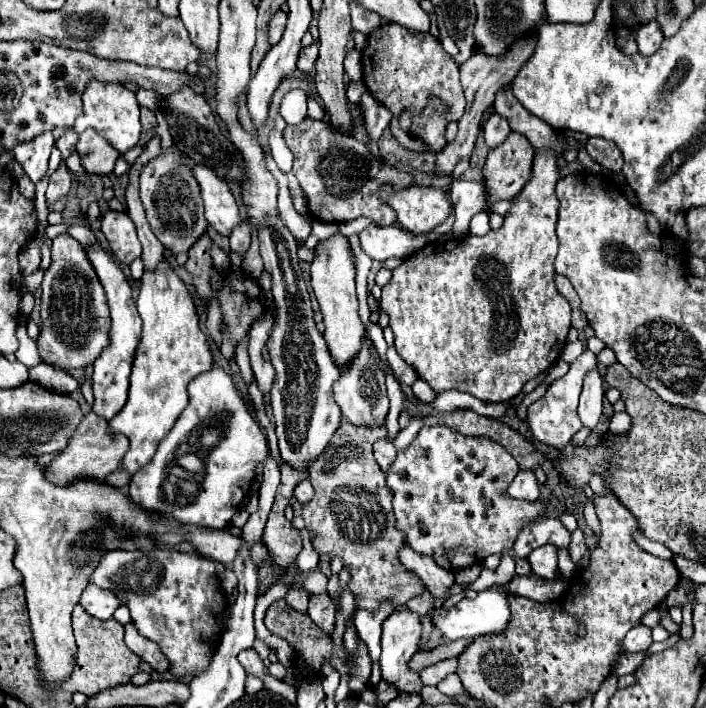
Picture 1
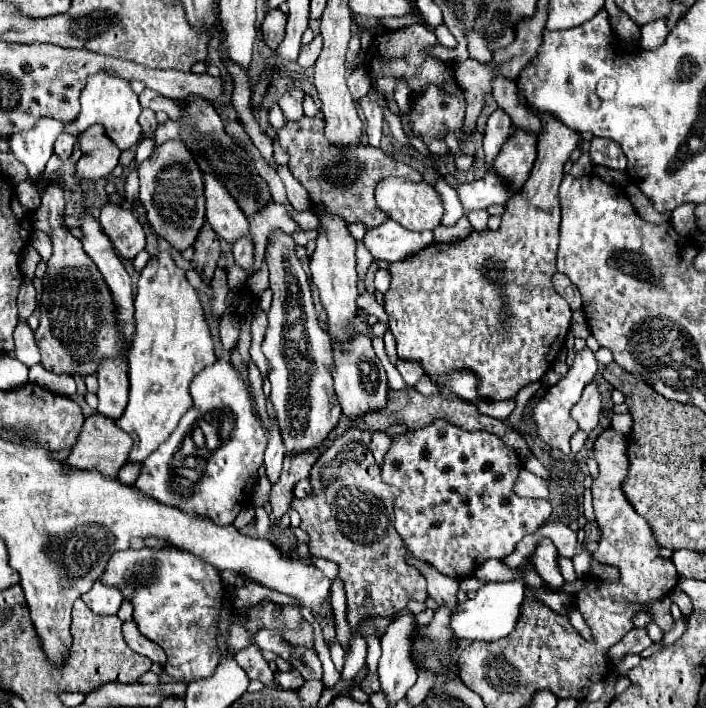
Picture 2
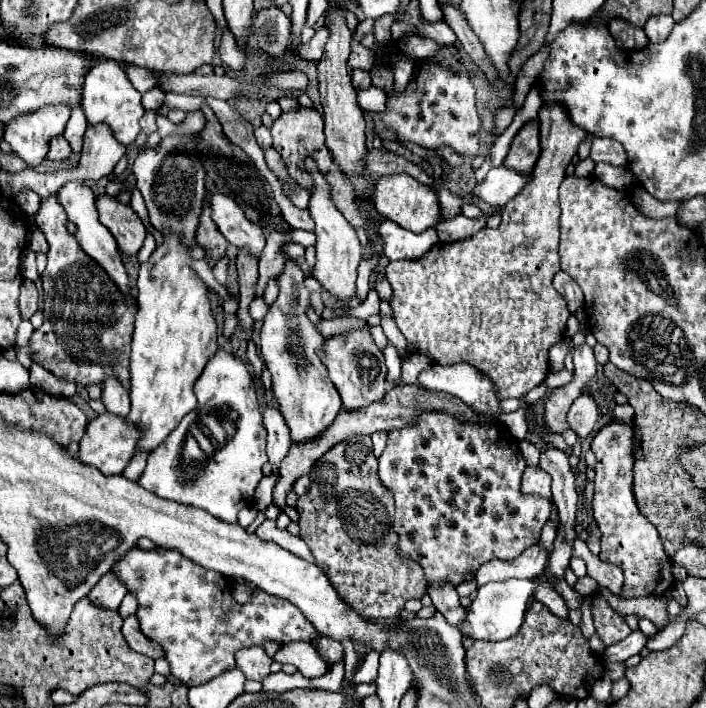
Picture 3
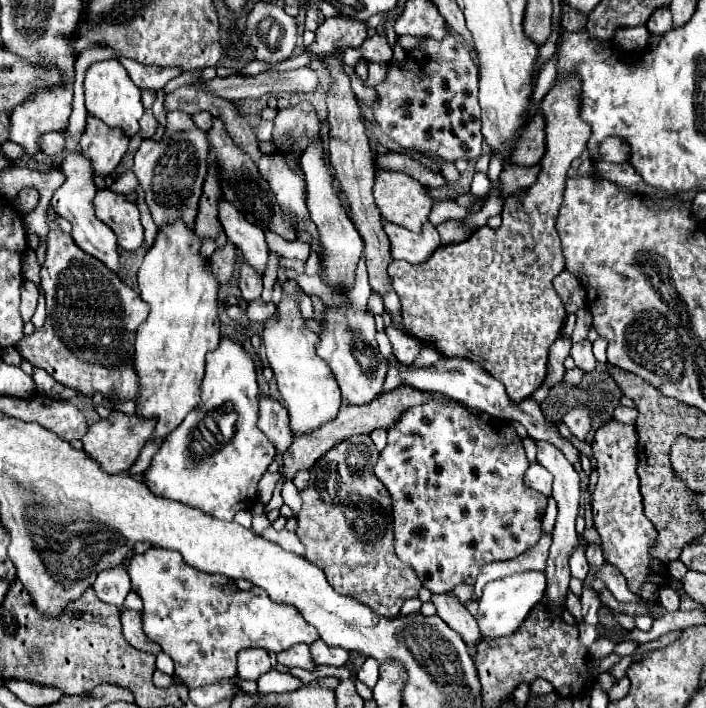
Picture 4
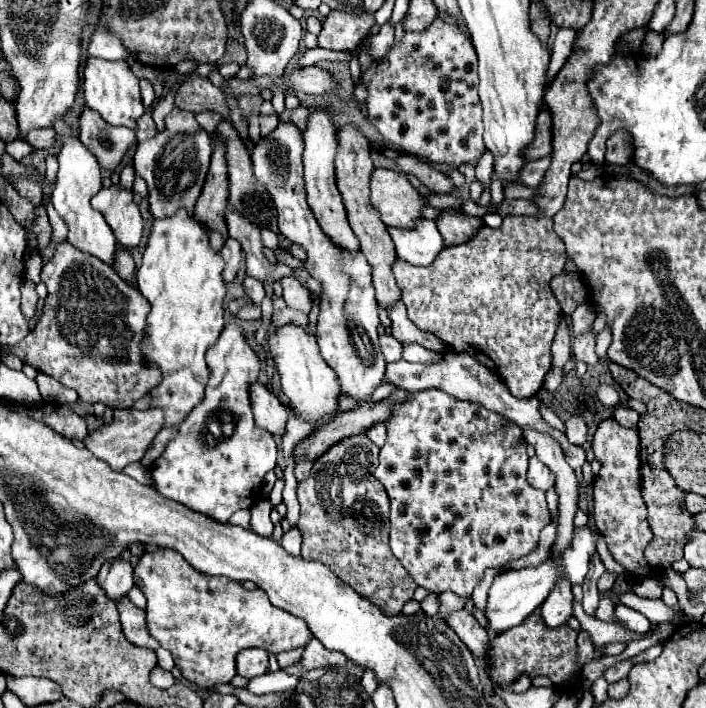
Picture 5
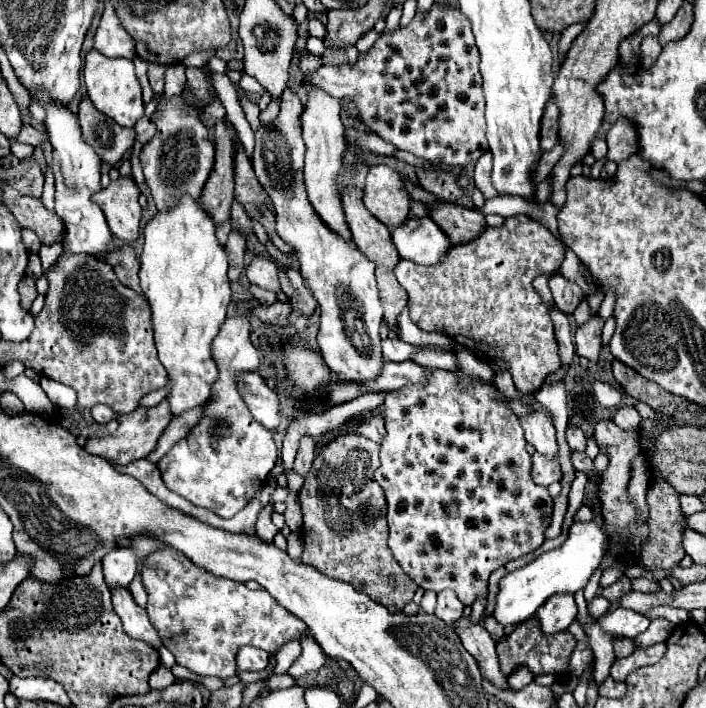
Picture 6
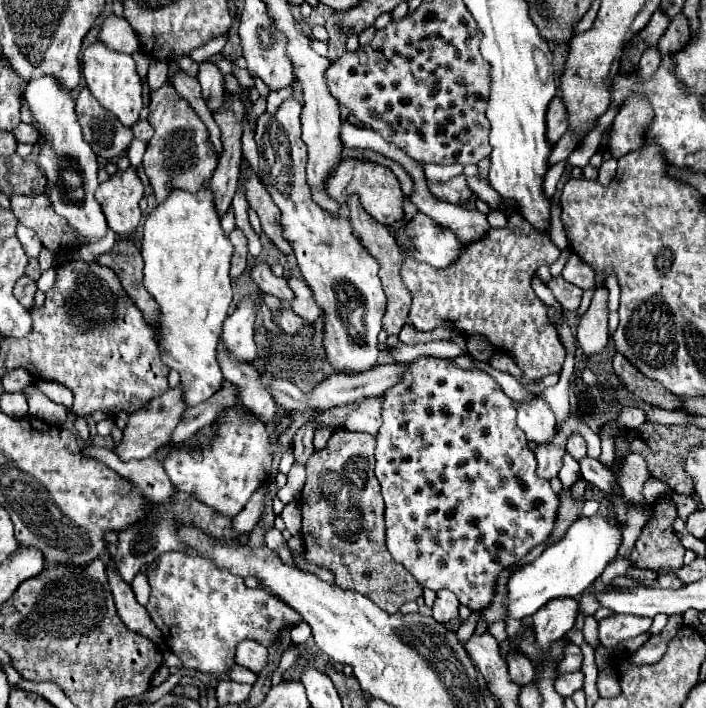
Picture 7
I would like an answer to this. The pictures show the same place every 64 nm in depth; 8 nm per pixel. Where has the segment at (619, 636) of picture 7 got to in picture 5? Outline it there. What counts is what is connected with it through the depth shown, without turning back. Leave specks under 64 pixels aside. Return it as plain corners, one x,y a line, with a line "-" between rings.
618,604
618,606
616,606
614,618
616,618
614,624
622,626
624,630
630,630
630,632
646,634
646,632
650,632
650,628
652,628
650,620
648,620
644,614
640,614
640,612
636,612
636,610
624,606
624,604

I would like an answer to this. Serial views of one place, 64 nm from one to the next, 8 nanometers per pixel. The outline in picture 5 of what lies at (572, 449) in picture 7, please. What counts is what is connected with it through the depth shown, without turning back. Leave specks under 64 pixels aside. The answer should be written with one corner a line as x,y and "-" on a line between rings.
574,416
566,420
566,438
576,446
582,446
586,442
586,424
582,422
582,418

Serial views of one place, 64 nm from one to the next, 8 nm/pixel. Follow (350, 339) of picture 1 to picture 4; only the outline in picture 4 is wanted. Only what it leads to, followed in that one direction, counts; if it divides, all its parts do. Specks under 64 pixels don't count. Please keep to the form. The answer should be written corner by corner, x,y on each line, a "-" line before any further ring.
322,128
318,138
314,138
300,158
302,172
306,176
306,192
308,192
308,210
310,218
320,232
320,242
324,248
324,268
328,272
328,282
340,288
350,288
354,282
354,268
358,260
364,256
364,244
360,234
356,232
352,220
346,214
338,188
334,188
334,174
328,164
328,148
326,148
326,130

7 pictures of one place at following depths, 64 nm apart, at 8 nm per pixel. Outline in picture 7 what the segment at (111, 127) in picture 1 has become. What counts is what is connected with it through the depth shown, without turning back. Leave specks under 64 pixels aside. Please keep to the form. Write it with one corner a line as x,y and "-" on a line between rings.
100,40
92,42
82,56
82,72
92,96
110,112
114,112
124,126
132,126
138,120
142,110
142,84
136,72
136,64
130,54
116,52
102,44

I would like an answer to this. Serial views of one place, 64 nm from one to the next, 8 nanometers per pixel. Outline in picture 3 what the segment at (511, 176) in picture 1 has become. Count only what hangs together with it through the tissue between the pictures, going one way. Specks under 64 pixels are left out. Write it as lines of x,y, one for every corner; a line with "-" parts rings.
530,120
512,140
512,148
504,160
504,166
518,172
530,172
540,156
540,132
538,120

